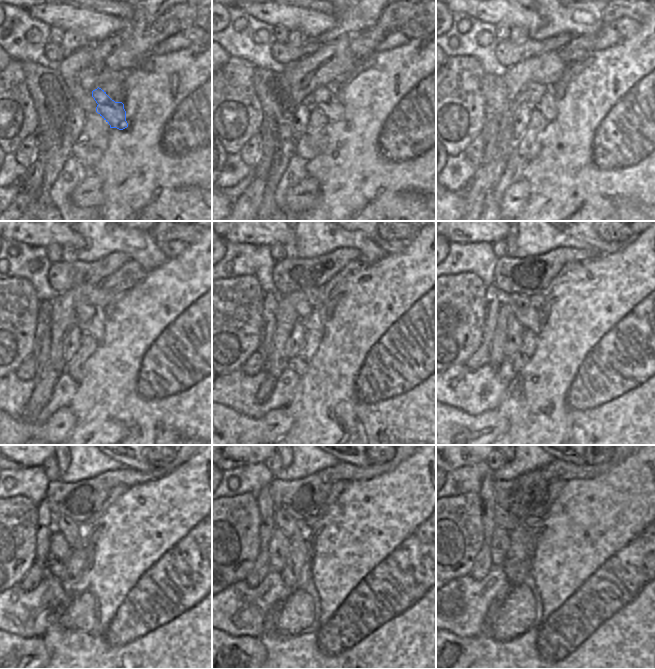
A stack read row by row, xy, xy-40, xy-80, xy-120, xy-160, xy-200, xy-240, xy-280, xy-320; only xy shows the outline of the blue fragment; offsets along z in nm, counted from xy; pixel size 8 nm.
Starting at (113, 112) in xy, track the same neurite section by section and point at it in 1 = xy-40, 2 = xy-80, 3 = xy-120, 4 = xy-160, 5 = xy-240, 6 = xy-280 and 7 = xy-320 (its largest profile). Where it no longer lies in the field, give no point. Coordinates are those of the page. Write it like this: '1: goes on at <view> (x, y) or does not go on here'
1: goes on at xy-40 (321, 98)
2: goes on at xy-80 (539, 96)
3: goes on at xy-120 (89, 320)
4: goes on at xy-160 (309, 318)
5: goes on at xy-240 (72, 531)
6: goes on at xy-280 (290, 526)
7: goes on at xy-320 (502, 518)

